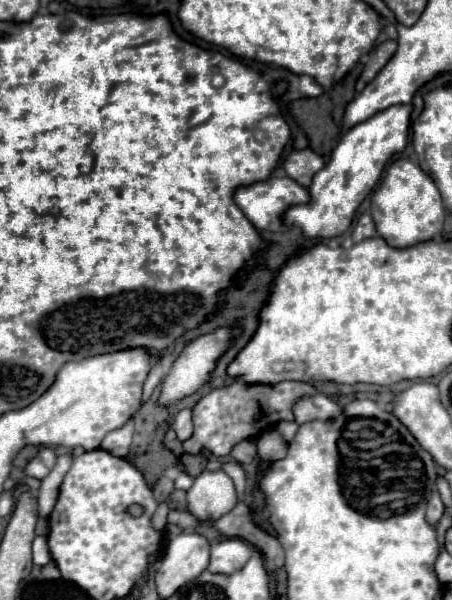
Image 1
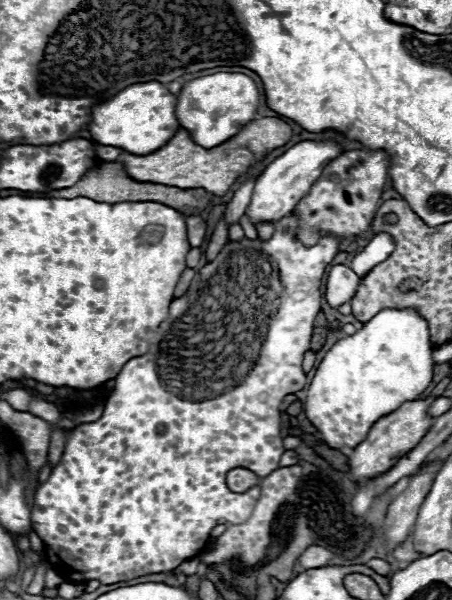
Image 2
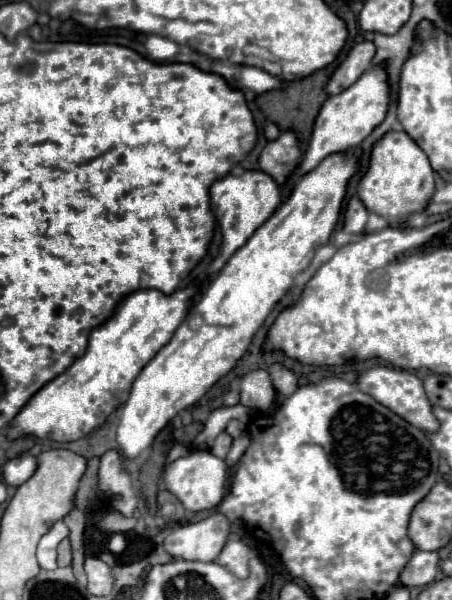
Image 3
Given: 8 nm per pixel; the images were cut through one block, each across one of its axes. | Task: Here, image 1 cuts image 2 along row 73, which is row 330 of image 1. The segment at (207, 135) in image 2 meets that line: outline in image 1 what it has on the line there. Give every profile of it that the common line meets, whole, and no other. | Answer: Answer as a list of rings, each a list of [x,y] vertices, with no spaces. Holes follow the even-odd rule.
[[[220,328],[214,334],[200,336],[198,340],[190,342],[182,350],[180,358],[174,362],[170,374],[166,376],[162,384],[160,402],[162,404],[176,402],[186,394],[196,392],[204,382],[208,382],[208,376],[214,370],[218,356],[222,356],[228,348],[232,332],[236,330]]]

